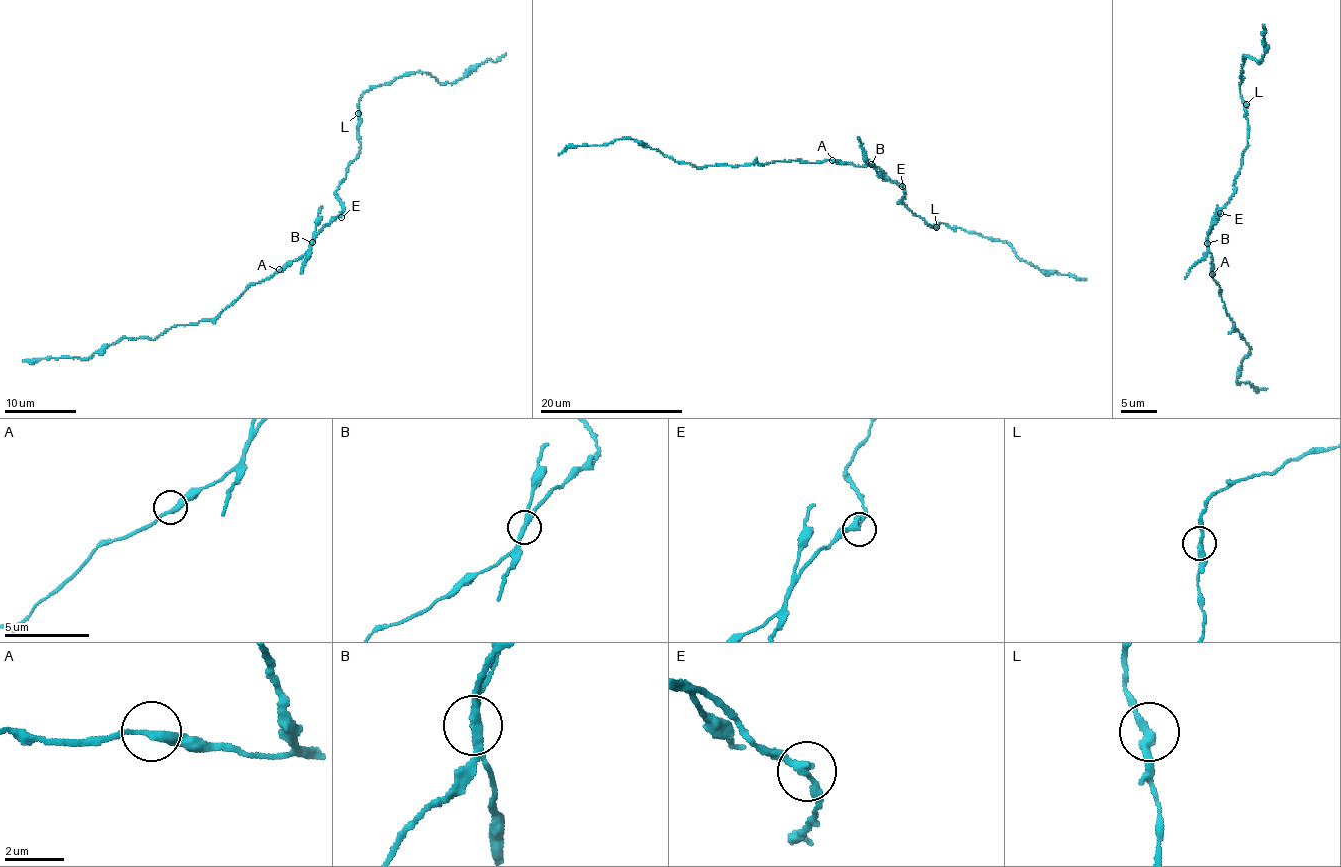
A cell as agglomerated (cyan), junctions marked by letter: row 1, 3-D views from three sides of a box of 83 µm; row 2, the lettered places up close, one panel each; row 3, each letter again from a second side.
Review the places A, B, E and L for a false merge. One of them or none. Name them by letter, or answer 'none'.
B

